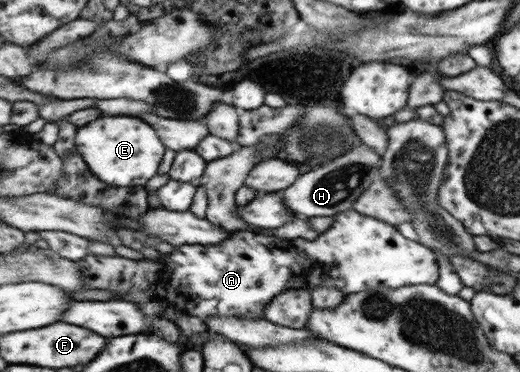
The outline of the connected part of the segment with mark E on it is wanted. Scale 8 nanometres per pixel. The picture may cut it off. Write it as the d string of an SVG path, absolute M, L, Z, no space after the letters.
M105 116L97 119L80 128L77 147L99 179L117 187L125 187L125 190L137 186L146 187L159 173L159 167L165 159L165 143L157 129L139 117Z

